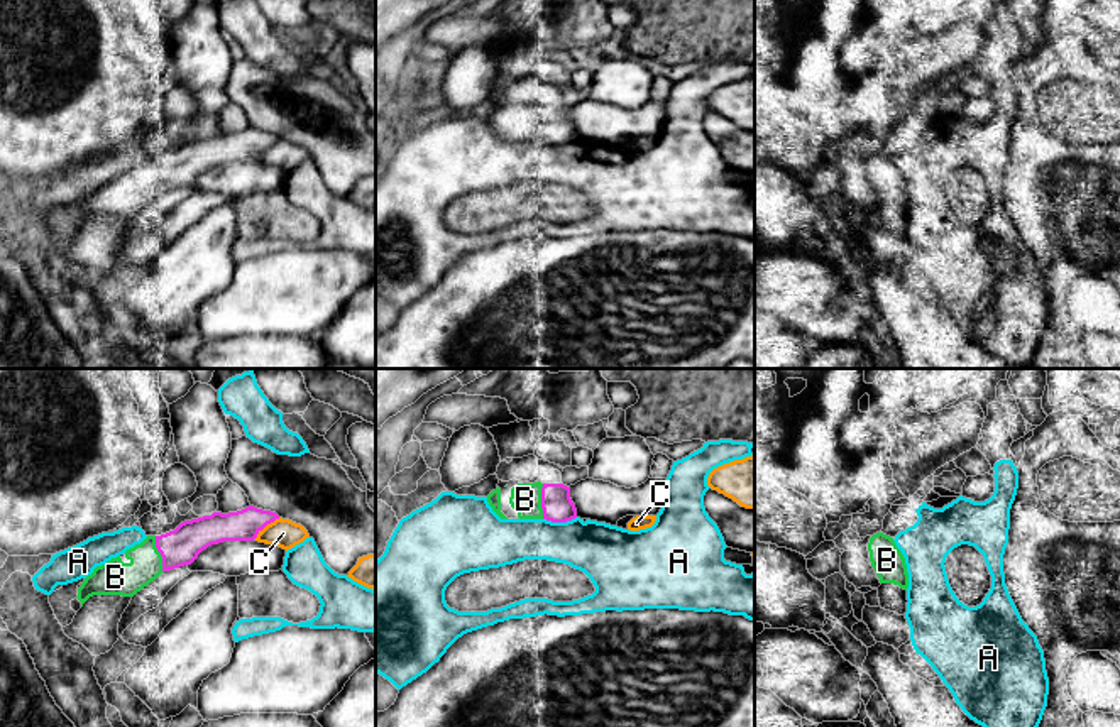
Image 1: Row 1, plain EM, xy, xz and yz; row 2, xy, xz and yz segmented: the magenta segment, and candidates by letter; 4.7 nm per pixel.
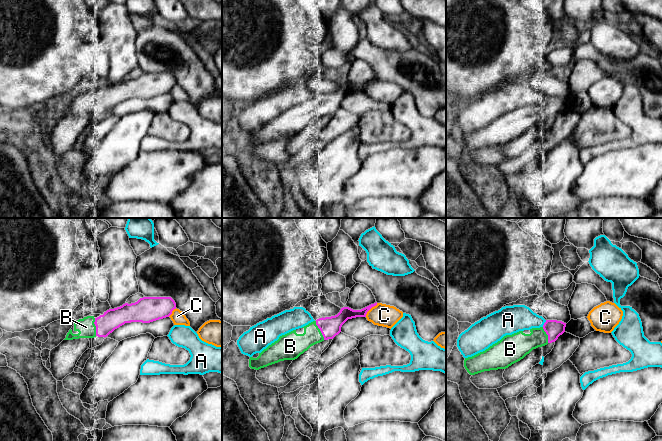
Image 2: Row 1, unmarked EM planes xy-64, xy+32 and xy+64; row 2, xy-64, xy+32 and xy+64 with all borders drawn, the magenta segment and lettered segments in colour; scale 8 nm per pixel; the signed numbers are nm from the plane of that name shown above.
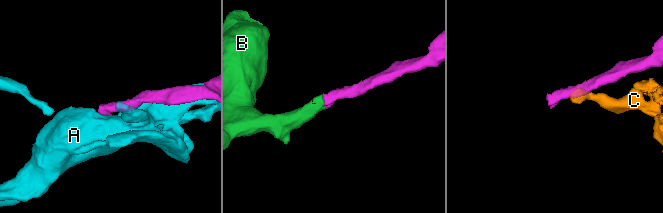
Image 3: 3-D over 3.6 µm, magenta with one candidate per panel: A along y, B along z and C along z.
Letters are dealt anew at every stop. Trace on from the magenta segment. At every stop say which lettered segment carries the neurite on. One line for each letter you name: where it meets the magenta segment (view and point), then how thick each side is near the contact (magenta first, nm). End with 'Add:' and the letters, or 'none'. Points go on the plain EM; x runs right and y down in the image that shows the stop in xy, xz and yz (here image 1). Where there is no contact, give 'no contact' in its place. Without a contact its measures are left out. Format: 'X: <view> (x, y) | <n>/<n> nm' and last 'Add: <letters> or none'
B: xy (161, 176) | 180/160 nm
Add: B

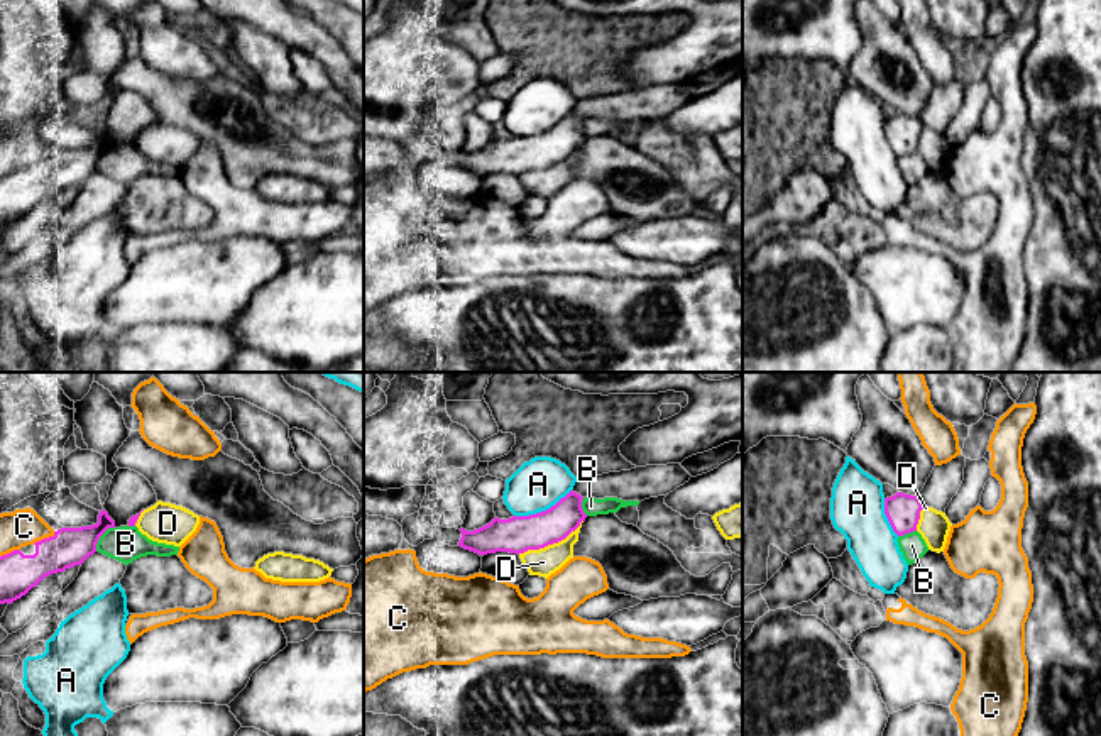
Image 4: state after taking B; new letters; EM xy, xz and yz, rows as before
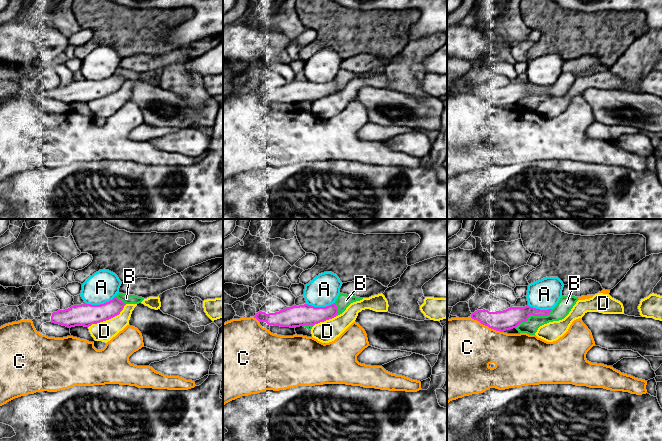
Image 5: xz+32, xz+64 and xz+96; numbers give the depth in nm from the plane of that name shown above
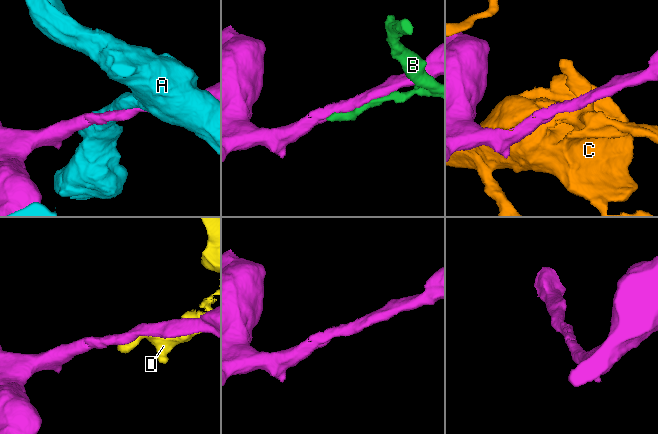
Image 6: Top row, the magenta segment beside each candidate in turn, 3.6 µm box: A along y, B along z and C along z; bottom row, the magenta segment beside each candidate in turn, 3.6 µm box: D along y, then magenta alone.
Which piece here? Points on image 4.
Add: none

